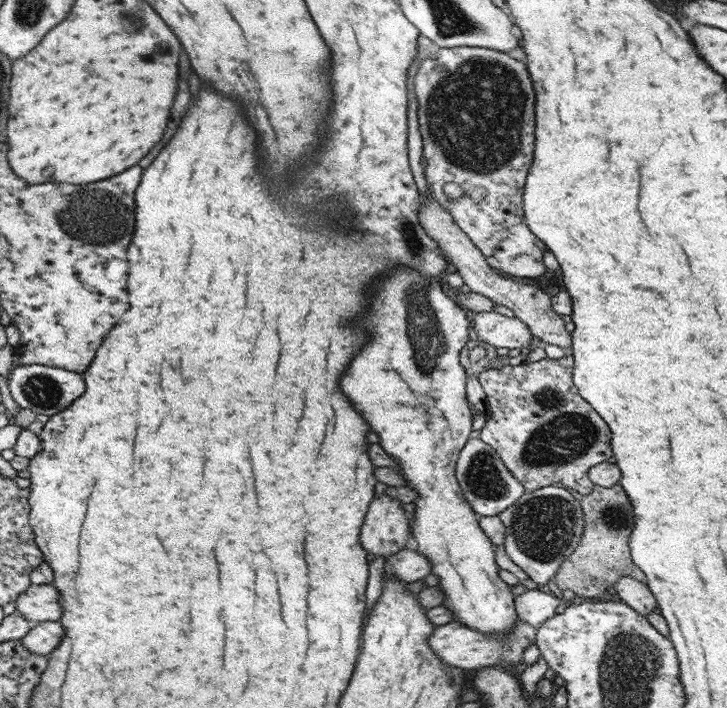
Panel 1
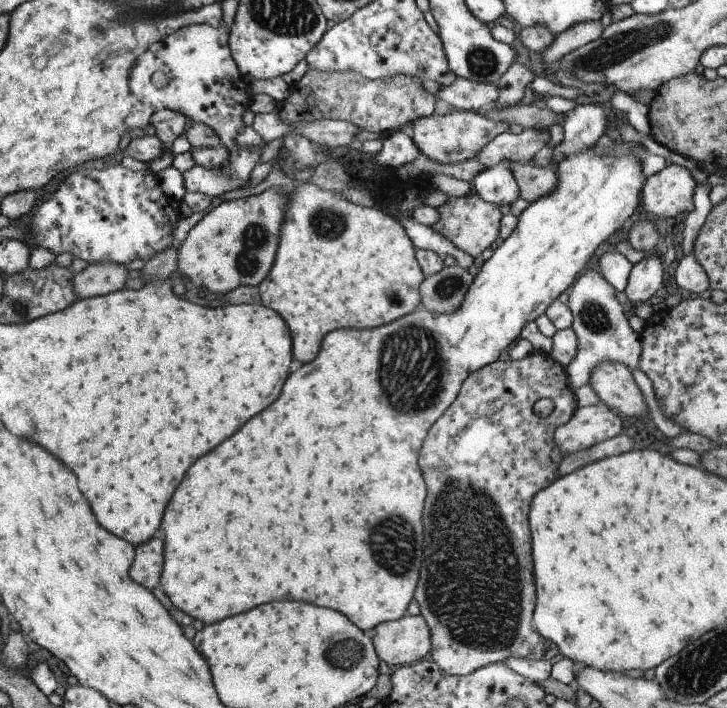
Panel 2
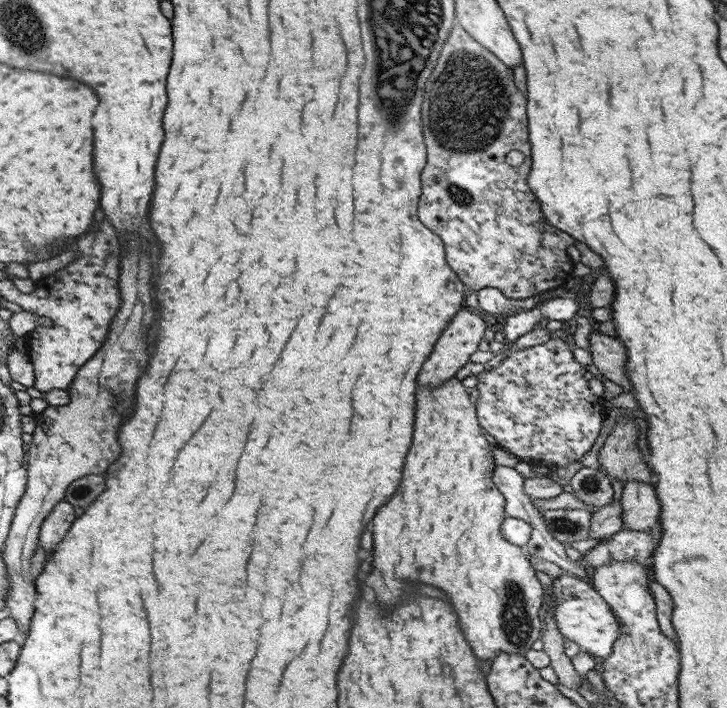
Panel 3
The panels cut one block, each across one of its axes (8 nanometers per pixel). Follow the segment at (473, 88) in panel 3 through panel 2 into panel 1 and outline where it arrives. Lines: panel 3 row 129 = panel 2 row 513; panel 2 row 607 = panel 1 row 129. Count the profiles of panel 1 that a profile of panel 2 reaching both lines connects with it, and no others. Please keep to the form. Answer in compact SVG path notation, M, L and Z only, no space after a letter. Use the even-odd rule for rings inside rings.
M456 46L453 48L439 47L435 54L421 61L413 79L413 92L415 93L415 100L417 100L417 124L423 146L420 157L423 158L423 164L425 164L422 174L425 177L426 187L431 192L431 198L443 210L447 210L449 216L453 218L453 222L459 227L459 230L473 242L475 248L481 252L483 258L485 258L487 264L493 270L508 278L521 277L524 280L530 277L538 278L543 276L547 270L541 259L544 250L546 250L545 245L529 230L528 226L525 226L522 209L525 179L532 162L532 153L534 150L535 123L533 108L535 94L532 88L532 82L529 82L529 80L530 78L525 64L513 54L497 52L497 50L491 50L489 48L470 46Z

